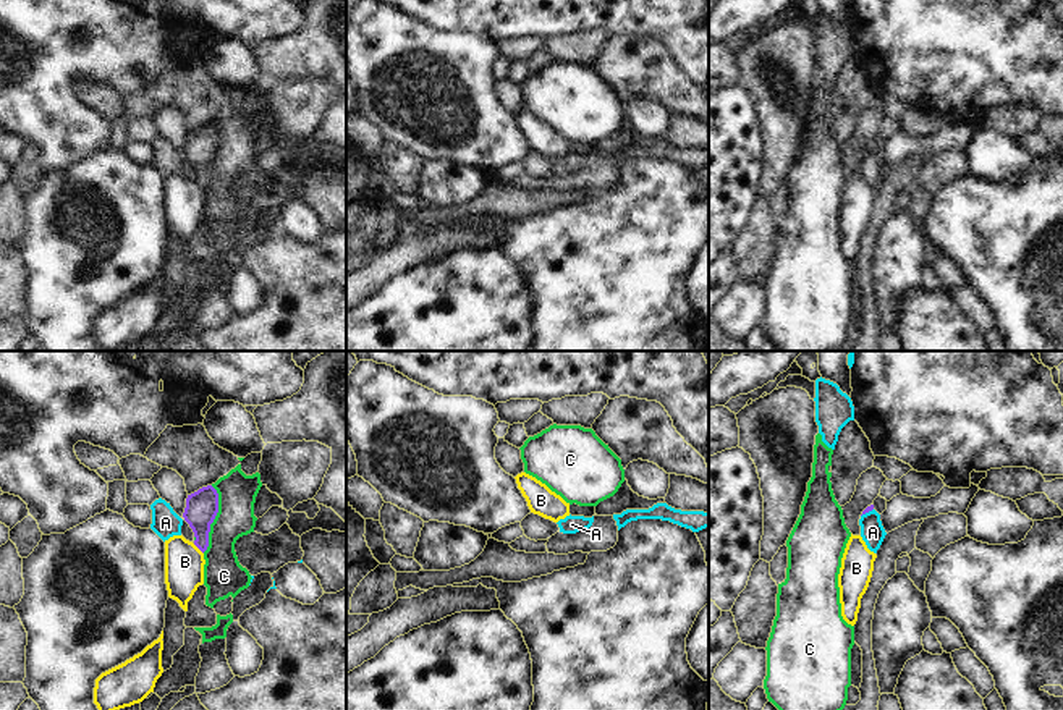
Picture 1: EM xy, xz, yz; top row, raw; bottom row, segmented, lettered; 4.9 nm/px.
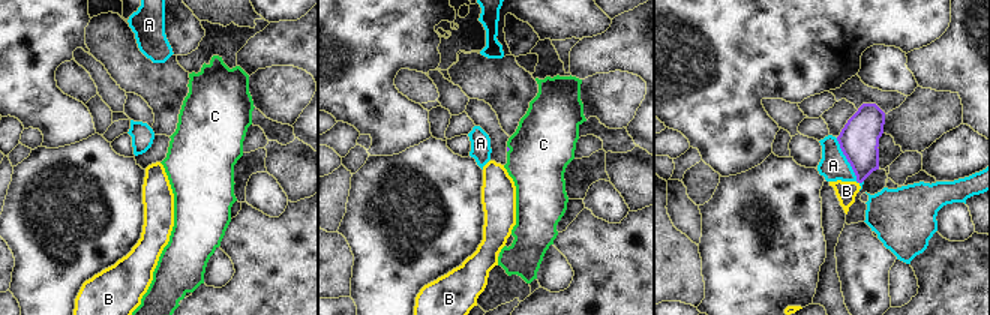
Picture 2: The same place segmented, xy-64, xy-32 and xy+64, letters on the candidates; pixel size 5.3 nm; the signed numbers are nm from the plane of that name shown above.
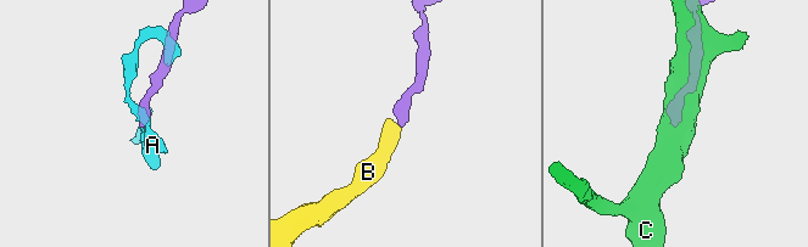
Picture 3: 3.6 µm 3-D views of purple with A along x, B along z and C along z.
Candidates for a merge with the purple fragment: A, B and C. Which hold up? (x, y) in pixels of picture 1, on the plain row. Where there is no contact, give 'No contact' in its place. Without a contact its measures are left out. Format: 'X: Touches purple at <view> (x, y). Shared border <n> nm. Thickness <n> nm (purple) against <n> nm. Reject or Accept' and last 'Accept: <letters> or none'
A: Touches purple at yz (866, 149). Shared border 80 nm. Thickness 30 nm (purple) against 120 nm. Reject
B: Touches purple at xy (198, 185). Shared border 80 nm. Thickness 160 nm (purple) against 190 nm. Accept
C: Touches purple at xy (214, 156). Shared border 340 nm. Thickness 160 nm (purple) against 190 nm. Reject
Accept: B.

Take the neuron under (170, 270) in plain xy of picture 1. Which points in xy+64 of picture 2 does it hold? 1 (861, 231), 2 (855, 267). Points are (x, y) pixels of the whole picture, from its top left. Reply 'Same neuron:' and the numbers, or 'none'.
Same neuron: none

